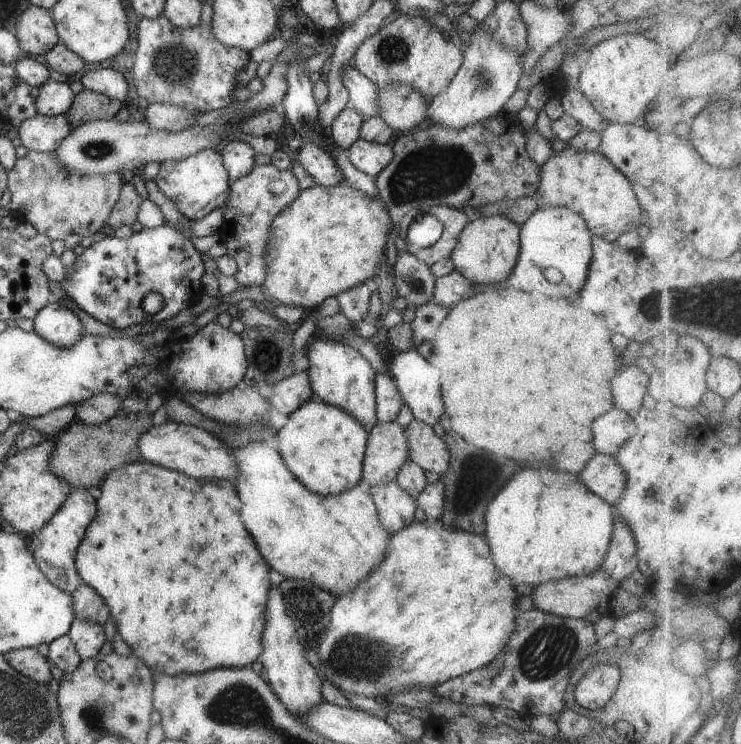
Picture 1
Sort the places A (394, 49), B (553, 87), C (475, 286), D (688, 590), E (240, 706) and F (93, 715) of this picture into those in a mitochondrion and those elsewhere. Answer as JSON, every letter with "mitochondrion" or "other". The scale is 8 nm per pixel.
{"A":"mitochondrion","B":"other","C":"other","D":"other","E":"mitochondrion","F":"mitochondrion"}

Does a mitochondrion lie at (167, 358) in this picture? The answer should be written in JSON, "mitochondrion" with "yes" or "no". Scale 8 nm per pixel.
{"mitochondrion":"no"}

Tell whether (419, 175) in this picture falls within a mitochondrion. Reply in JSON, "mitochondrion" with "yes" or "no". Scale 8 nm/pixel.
{"mitochondrion":"yes"}

